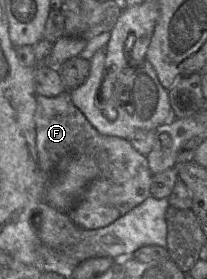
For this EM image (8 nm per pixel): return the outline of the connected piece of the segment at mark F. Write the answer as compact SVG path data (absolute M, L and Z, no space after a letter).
M68 91L55 97L37 95L35 124L38 166L47 177L47 186L66 156L88 154L98 163L98 176L88 186L80 202L68 213L78 227L87 230L106 227L151 196L153 174L147 158L128 140L100 134L74 105Z

